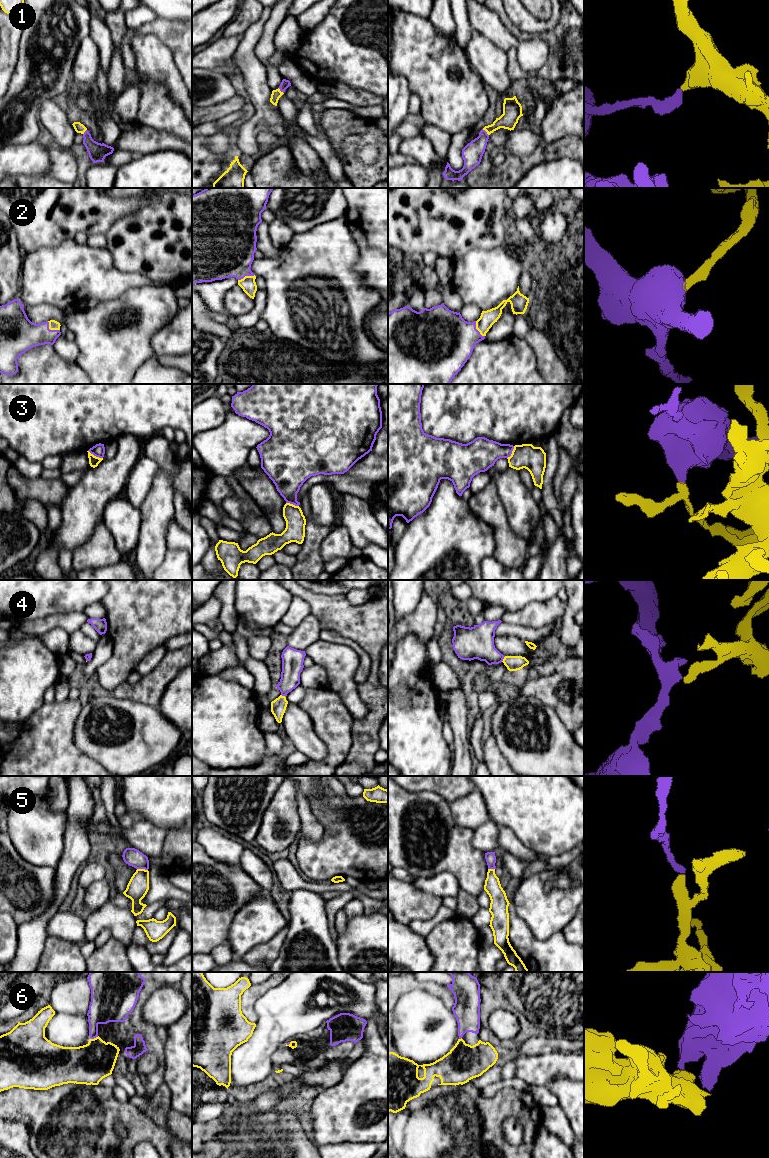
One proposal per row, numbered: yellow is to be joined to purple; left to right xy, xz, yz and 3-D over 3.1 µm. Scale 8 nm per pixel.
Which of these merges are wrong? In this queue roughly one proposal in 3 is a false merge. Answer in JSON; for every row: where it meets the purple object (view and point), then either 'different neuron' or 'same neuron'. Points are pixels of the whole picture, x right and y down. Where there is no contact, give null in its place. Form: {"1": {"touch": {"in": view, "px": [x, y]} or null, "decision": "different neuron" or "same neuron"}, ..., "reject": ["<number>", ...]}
{"1": {"touch": {"in": "yz", "px": [486, 132]}, "decision": "same neuron"}, "2": {"touch": {"in": "xy", "px": [51, 330]}, "decision": "same neuron"}, "3": {"touch": {"in": "xy", "px": [95, 455]}, "decision": "different neuron"}, "4": {"touch": {"in": "yz", "px": [503, 658]}, "decision": "same neuron"}, "5": {"touch": {"in": "xy", "px": [142, 868]}, "decision": "different neuron"}, "6": {"touch": {"in": "xy", "px": [94, 1037]}, "decision": "same neuron"}, "reject": ["3", "5"]}

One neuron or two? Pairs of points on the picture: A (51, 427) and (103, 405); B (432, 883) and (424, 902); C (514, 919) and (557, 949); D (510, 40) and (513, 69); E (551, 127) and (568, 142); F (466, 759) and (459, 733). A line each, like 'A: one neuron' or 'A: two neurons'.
A: one neuron
B: two neurons
C: one neuron
D: two neurons
E: two neurons
F: one neuron

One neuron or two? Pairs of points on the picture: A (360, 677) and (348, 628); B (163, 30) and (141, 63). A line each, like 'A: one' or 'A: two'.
A: two
B: two

